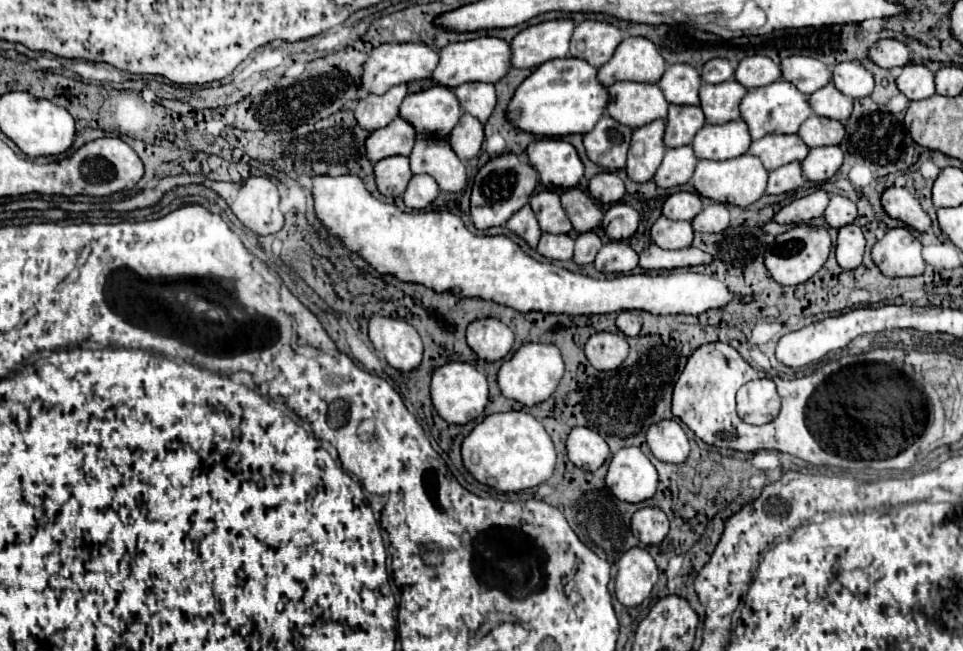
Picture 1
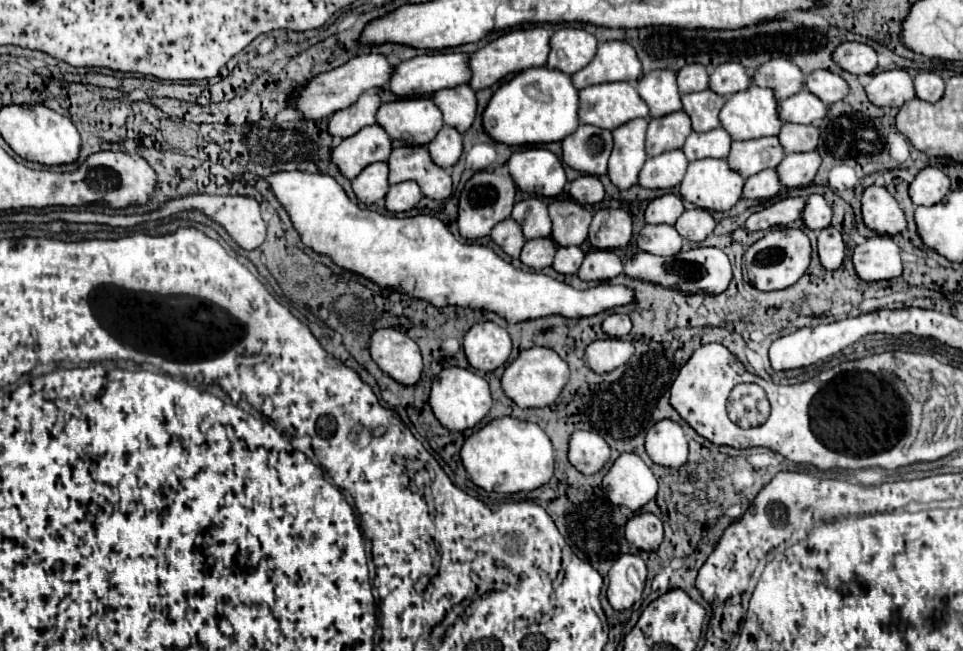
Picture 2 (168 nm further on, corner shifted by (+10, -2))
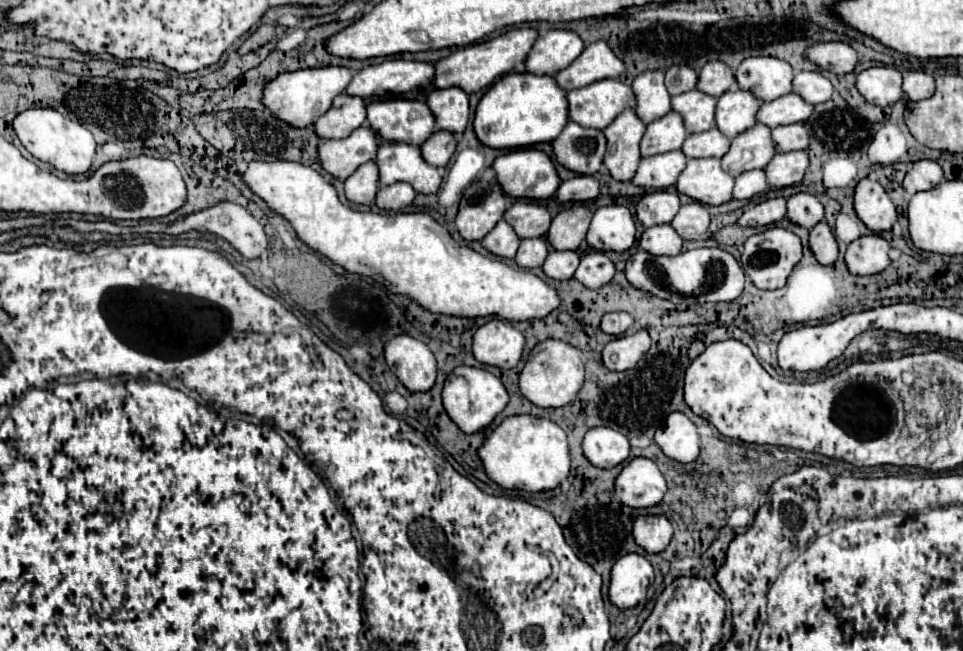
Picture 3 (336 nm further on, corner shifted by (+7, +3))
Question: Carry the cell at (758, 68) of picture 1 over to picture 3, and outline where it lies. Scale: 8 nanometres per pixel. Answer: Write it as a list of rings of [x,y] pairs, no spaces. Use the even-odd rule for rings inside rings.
[[[707,62],[699,72],[697,88],[705,90],[709,96],[721,96],[737,84],[733,70],[725,62]]]

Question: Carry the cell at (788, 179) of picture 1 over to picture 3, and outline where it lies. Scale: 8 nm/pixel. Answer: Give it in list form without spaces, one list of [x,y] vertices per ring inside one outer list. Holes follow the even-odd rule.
[[[749,170],[741,176],[735,178],[735,188],[733,188],[733,198],[751,198],[755,194],[767,192],[769,190],[769,182],[765,176],[765,170]]]

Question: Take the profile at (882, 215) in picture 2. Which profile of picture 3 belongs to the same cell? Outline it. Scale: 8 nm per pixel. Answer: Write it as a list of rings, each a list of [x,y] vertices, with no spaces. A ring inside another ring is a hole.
[[[863,178],[855,188],[855,212],[873,232],[891,230],[897,222],[897,210],[885,188],[871,178]]]

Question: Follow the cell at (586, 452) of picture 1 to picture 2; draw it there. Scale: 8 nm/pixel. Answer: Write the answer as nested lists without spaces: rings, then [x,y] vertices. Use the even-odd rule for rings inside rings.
[[[576,431],[570,439],[570,463],[584,475],[598,473],[610,459],[610,445],[594,431]]]

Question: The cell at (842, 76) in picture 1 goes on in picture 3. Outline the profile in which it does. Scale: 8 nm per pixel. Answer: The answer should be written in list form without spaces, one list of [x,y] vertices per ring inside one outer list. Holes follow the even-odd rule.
[[[799,72],[793,78],[793,92],[809,104],[821,104],[833,96],[833,84],[823,72]]]

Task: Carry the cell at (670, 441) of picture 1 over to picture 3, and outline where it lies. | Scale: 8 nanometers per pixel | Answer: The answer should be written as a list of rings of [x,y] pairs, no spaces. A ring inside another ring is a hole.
[[[671,412],[661,428],[655,432],[655,444],[665,456],[681,464],[693,462],[699,456],[697,426],[681,412]]]

